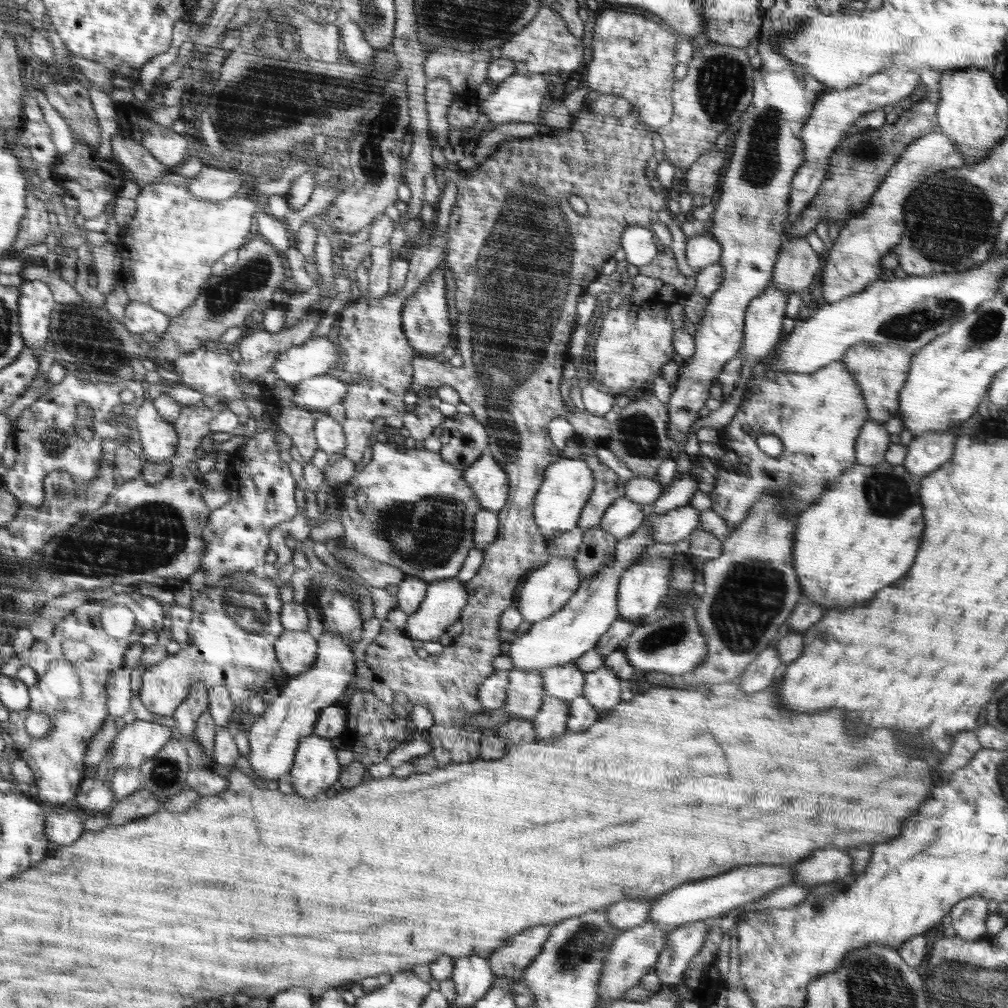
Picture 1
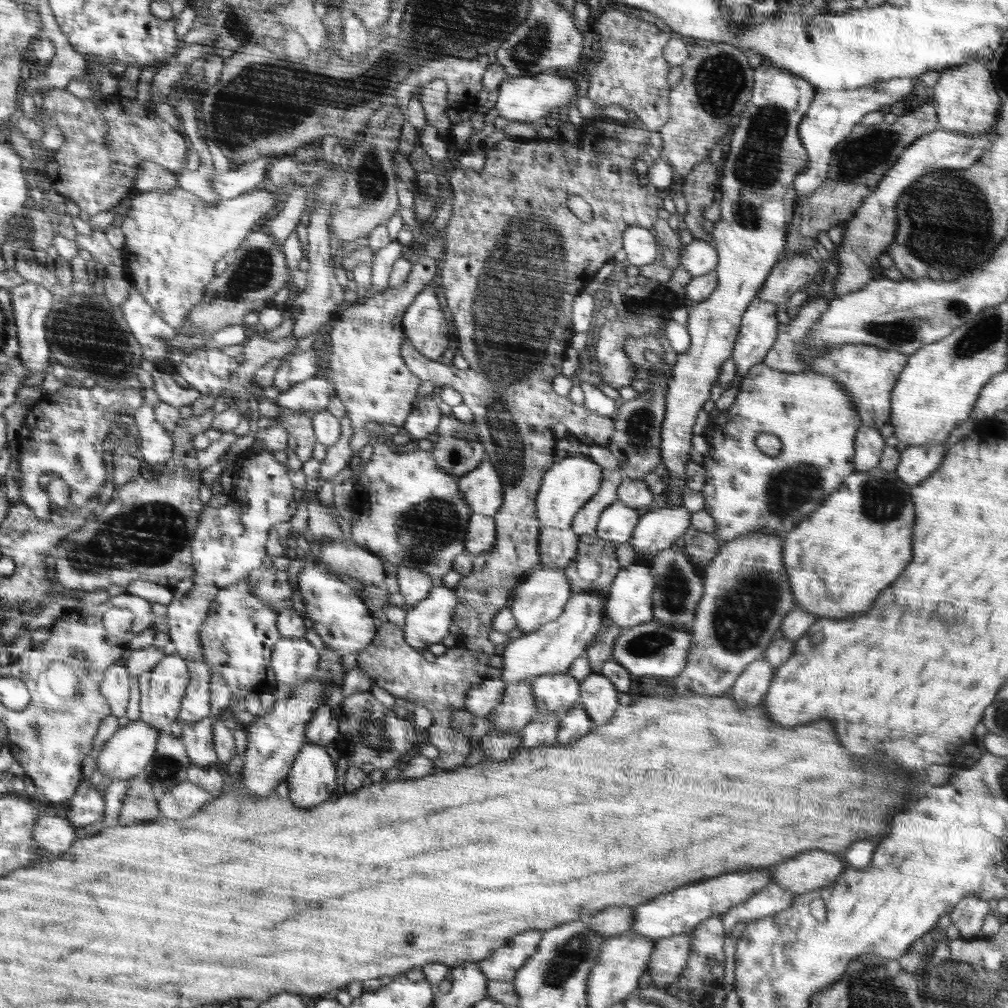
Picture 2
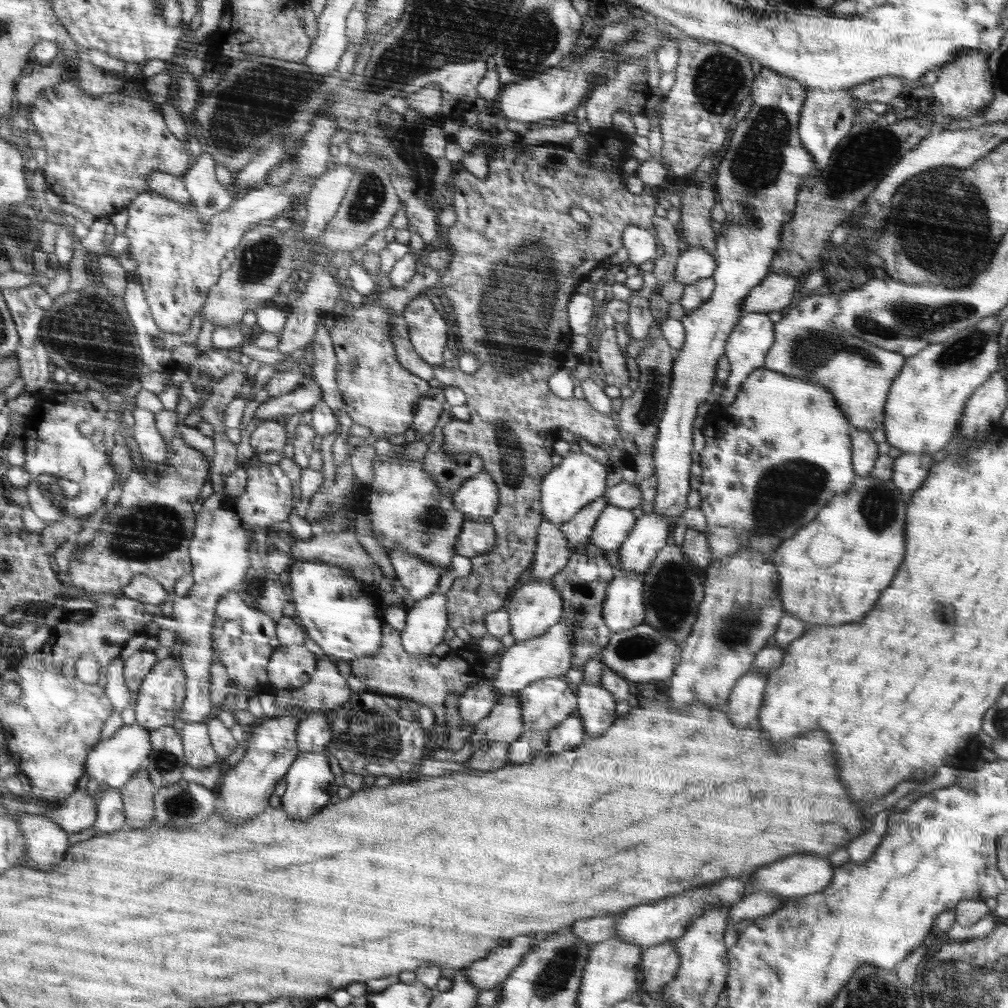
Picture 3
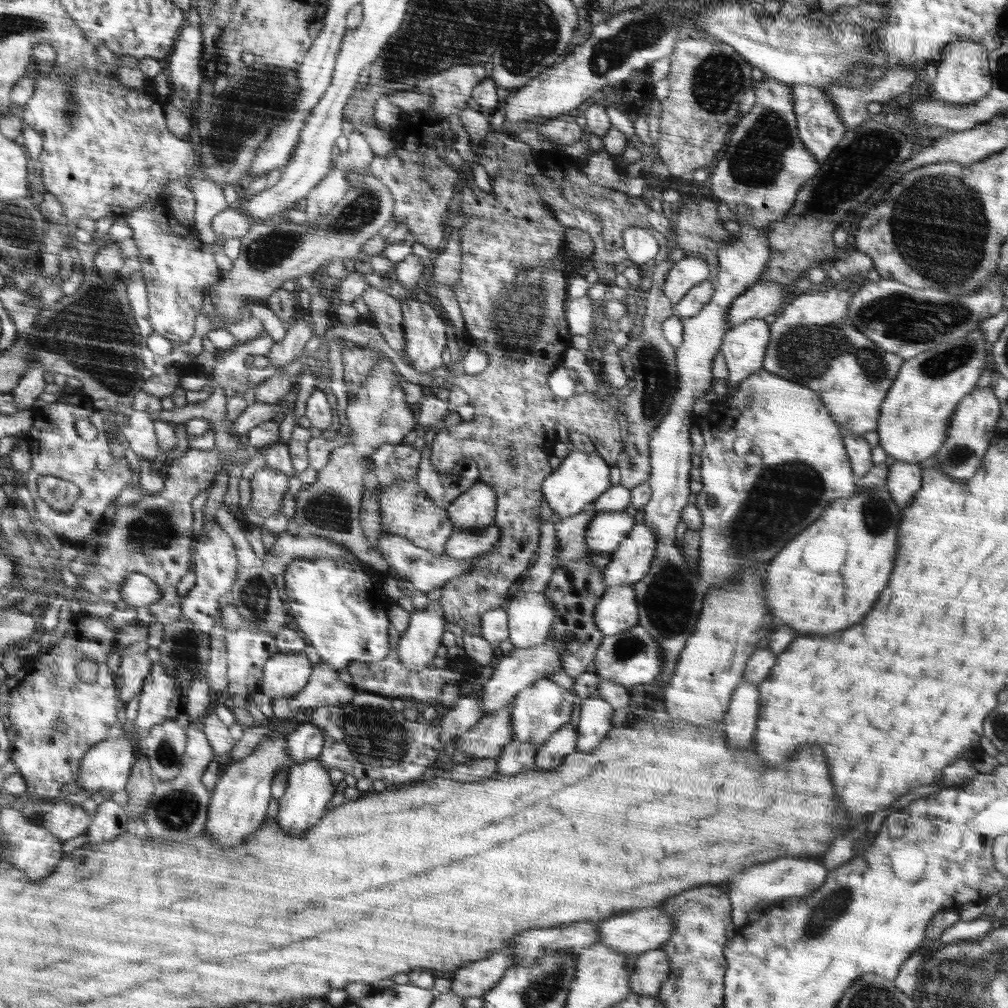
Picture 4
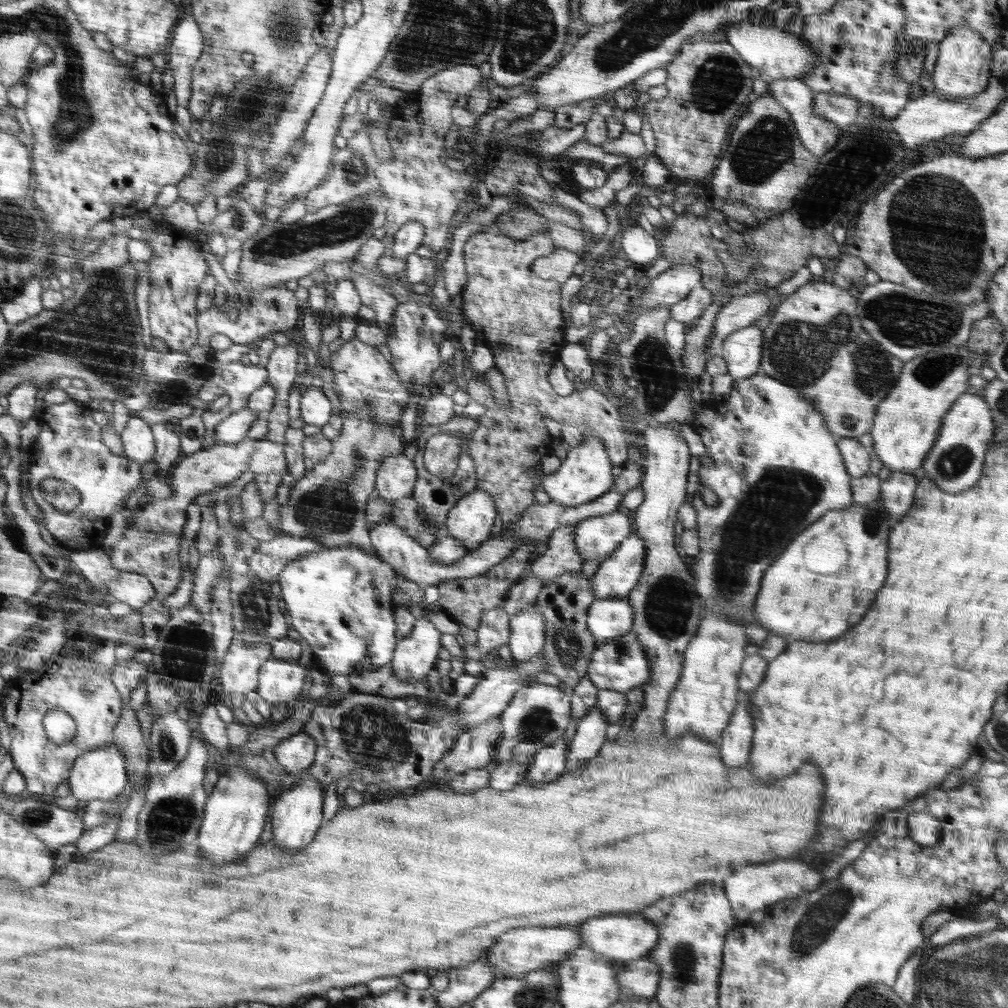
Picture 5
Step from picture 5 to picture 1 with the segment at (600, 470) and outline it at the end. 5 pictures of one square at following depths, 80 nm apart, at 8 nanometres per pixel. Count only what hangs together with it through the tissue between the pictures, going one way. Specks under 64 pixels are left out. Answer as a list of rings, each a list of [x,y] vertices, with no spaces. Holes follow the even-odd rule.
[[[562,457],[546,469],[533,506],[536,524],[546,542],[552,540],[554,535],[560,535],[561,532],[569,531],[577,526],[580,513],[592,494],[593,486],[592,469],[583,458]]]

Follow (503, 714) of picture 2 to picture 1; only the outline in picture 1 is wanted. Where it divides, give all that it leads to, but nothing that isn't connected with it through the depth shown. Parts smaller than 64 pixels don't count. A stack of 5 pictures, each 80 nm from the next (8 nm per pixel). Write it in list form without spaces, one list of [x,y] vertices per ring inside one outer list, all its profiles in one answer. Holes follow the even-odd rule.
[[[514,668],[509,671],[506,704],[502,710],[513,719],[532,719],[540,711],[544,696],[540,670]]]

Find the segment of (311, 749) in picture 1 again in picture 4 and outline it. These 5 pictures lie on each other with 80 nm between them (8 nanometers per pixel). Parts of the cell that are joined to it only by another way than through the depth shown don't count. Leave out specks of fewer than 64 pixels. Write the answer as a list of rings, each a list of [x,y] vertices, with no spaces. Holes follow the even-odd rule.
[[[310,758],[306,762],[290,767],[288,785],[285,793],[278,799],[278,814],[275,817],[281,831],[290,836],[303,836],[323,818],[326,804],[334,796],[336,786],[332,786],[325,768],[322,768],[319,758]]]

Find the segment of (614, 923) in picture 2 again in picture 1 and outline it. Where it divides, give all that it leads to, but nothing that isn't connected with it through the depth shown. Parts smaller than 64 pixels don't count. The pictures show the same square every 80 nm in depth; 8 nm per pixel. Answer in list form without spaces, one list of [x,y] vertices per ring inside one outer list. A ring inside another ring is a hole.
[[[654,898],[648,900],[624,900],[607,907],[605,918],[616,930],[623,931],[647,922],[649,908]]]

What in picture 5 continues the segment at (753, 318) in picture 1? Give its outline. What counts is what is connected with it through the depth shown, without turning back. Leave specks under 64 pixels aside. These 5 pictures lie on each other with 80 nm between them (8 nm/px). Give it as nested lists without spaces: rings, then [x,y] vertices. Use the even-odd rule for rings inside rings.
[[[745,326],[726,337],[721,357],[727,363],[727,374],[734,380],[759,373],[762,362],[763,327]]]

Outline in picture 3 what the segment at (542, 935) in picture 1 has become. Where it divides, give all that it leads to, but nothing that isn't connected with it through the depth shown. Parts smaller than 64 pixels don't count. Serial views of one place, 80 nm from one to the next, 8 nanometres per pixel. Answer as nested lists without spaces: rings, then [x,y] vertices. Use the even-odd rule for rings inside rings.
[[[534,933],[517,936],[483,959],[473,962],[465,968],[467,978],[480,992],[499,986],[503,980],[509,978],[512,969],[522,962],[526,954],[532,952],[534,937]]]

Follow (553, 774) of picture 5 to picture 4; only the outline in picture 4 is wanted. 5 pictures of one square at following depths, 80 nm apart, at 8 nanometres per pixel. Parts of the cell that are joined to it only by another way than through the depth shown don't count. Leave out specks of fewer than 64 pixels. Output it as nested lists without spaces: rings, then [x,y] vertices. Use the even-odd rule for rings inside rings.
[[[567,724],[543,743],[537,750],[535,766],[539,770],[556,770],[562,764],[563,758],[572,754],[576,748],[578,732],[576,726]]]

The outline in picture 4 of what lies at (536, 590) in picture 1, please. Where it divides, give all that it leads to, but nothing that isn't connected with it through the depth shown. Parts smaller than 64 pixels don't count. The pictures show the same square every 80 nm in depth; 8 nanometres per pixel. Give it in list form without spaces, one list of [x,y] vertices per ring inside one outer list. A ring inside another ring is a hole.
[[[544,591],[512,592],[509,604],[505,604],[505,612],[508,617],[509,639],[514,649],[530,649],[542,645],[550,635],[550,628],[554,622],[554,603],[544,595]]]

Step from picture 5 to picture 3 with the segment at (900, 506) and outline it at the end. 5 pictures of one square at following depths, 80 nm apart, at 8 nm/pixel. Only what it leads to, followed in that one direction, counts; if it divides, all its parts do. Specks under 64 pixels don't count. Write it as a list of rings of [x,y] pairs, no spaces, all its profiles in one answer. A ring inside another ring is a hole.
[[[902,453],[895,459],[890,479],[900,492],[911,494],[922,486],[928,469],[934,464],[931,455]]]

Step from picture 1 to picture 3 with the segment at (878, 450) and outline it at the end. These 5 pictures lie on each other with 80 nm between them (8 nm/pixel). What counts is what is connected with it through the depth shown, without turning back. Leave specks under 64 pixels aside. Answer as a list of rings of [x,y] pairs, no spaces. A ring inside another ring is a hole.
[[[849,428],[850,442],[852,445],[853,471],[860,477],[866,476],[874,468],[878,458],[878,443],[872,439],[868,430]]]

